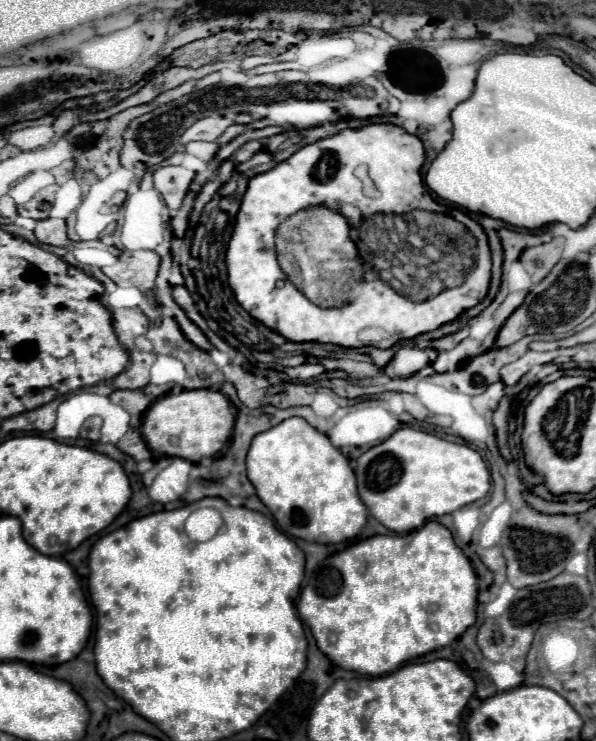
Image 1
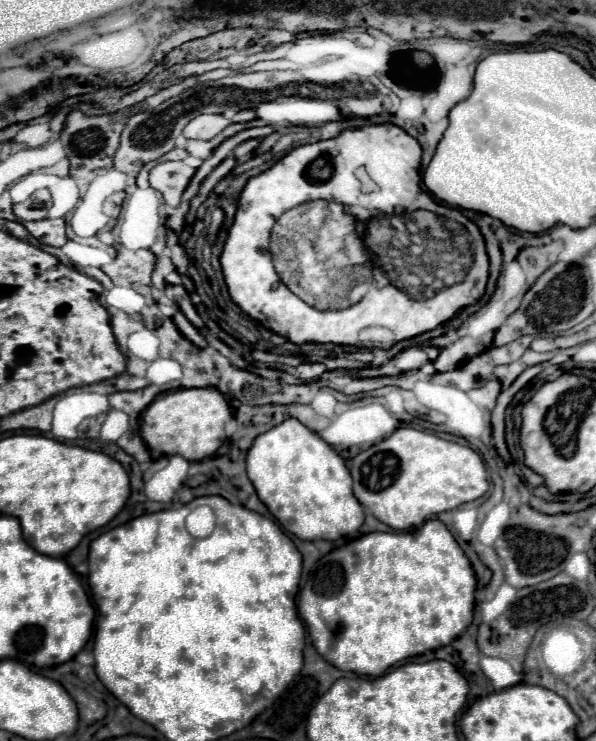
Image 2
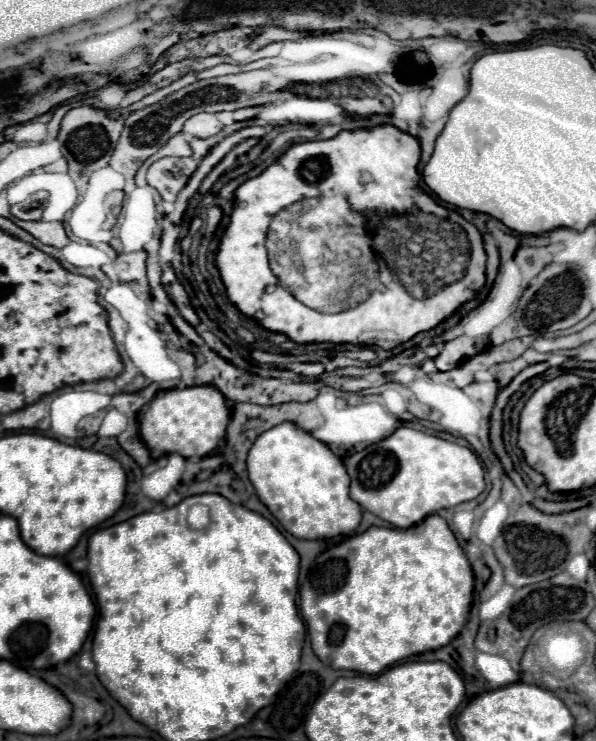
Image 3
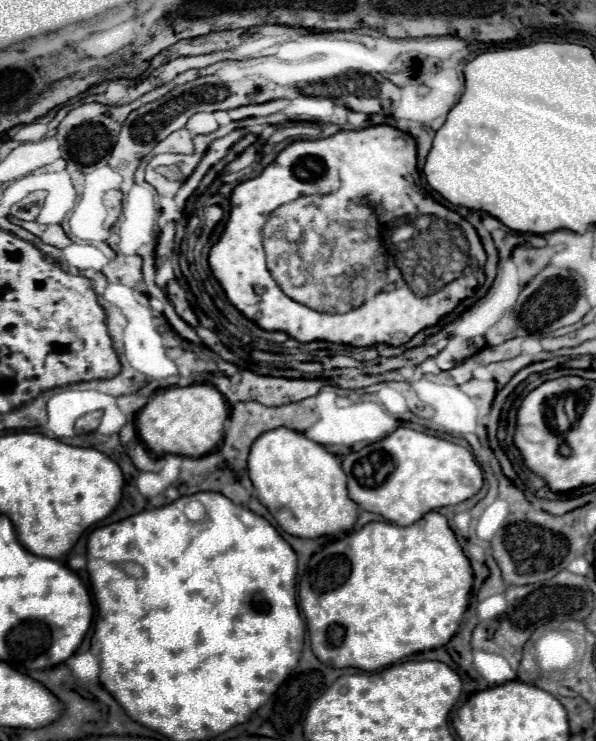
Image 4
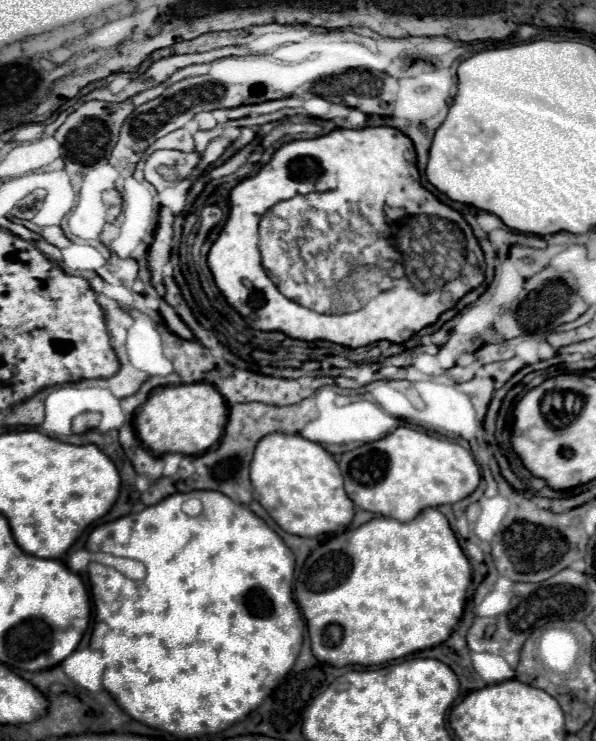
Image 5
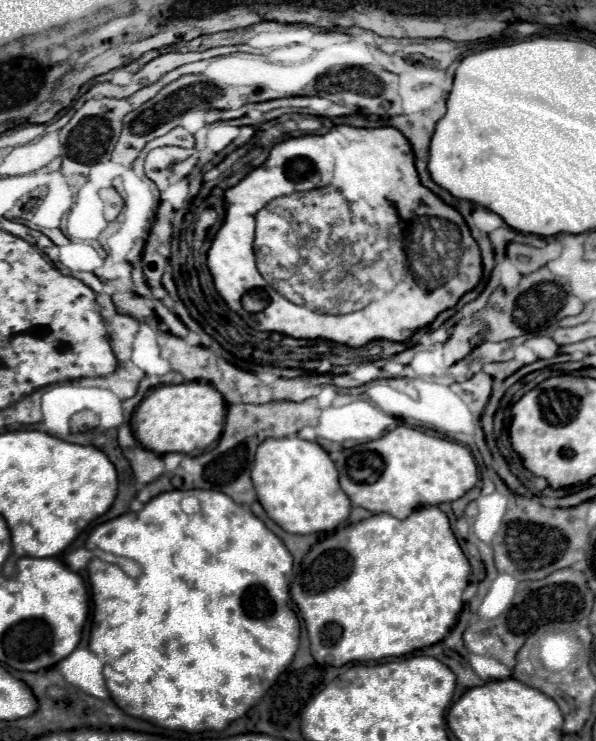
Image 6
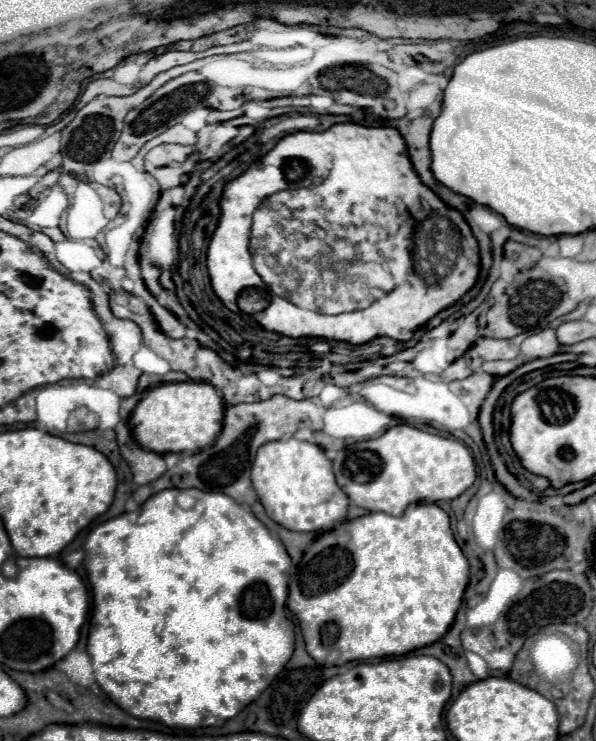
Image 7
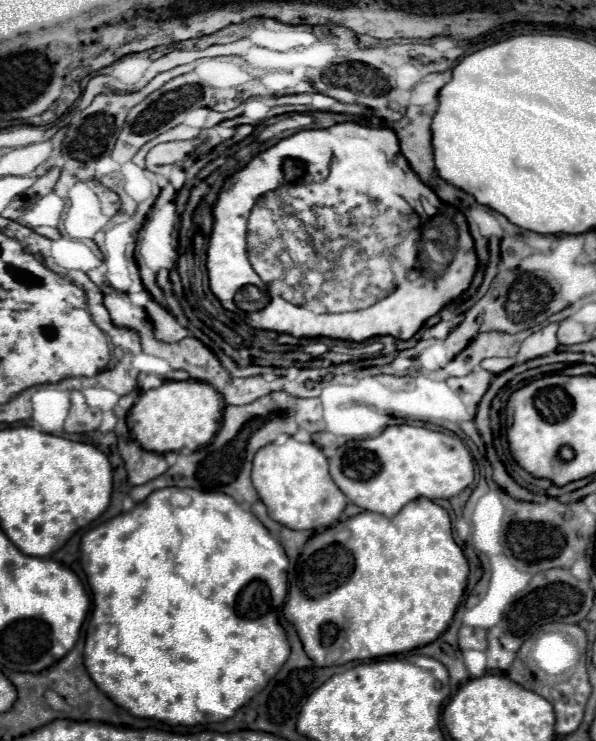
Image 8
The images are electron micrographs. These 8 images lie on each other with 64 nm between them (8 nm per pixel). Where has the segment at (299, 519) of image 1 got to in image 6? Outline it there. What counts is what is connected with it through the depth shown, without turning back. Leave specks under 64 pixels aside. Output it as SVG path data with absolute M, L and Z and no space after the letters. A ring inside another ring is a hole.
M298 436L264 440L256 452L252 482L258 494L258 502L266 514L286 532L334 532L348 520L350 500L338 484L334 462L316 442L308 442Z

